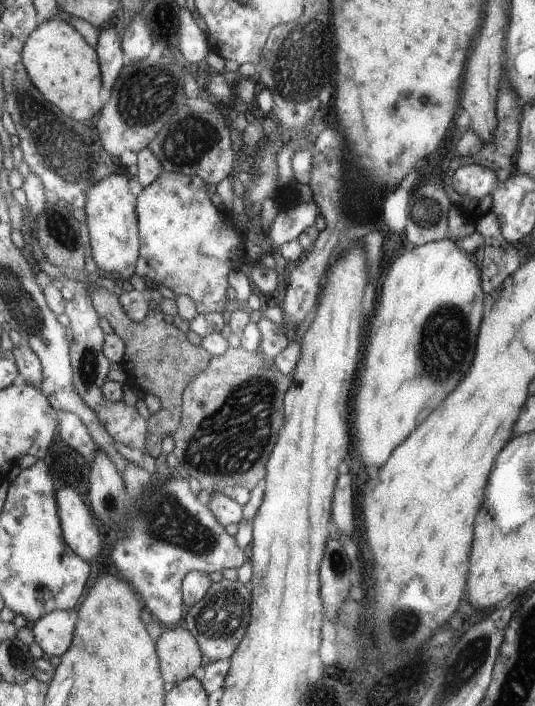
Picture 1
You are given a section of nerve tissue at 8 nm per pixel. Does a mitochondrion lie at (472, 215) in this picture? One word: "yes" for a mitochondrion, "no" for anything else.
no

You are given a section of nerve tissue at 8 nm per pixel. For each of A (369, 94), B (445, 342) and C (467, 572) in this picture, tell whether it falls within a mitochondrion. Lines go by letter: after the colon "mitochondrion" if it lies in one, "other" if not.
A: other
B: mitochondrion
C: other

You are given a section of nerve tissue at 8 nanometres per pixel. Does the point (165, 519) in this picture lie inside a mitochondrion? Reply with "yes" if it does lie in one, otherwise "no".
yes

